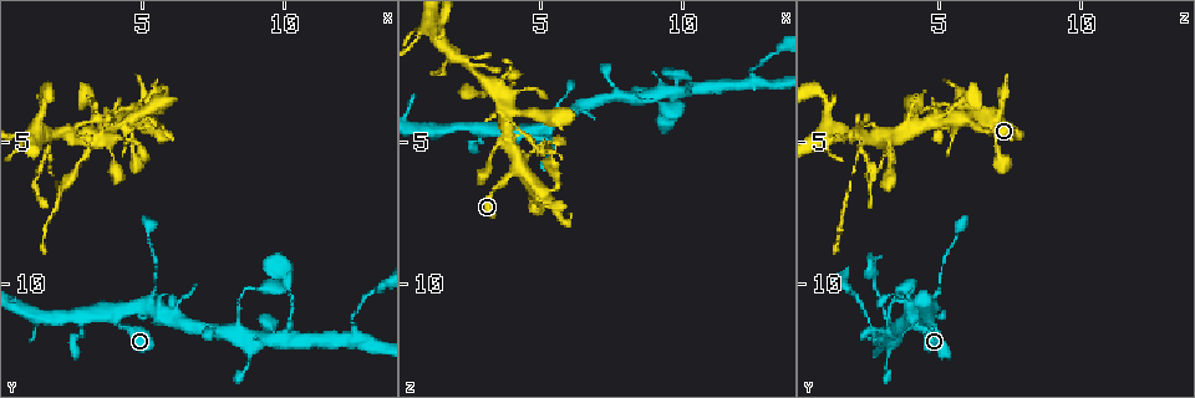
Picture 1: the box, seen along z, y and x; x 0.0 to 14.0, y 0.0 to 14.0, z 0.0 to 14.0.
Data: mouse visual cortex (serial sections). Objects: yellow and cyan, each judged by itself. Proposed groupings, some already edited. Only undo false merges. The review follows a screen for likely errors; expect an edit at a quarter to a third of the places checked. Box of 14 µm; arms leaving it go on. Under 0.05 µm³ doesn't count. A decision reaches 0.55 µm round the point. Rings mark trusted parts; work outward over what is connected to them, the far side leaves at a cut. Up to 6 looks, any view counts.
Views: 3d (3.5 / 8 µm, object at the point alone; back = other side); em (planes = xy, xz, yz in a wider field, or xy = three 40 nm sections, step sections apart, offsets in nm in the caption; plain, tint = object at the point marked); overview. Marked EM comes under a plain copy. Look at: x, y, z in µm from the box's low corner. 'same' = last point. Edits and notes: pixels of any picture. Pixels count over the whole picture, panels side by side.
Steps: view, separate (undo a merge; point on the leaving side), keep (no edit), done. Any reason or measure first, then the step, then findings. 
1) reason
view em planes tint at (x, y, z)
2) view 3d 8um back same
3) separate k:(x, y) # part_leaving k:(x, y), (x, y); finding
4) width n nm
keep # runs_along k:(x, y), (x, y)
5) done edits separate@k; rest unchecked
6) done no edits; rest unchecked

thin arm on a thick one
view 3d 3.5um at (5.4, 10.7, 4.7)

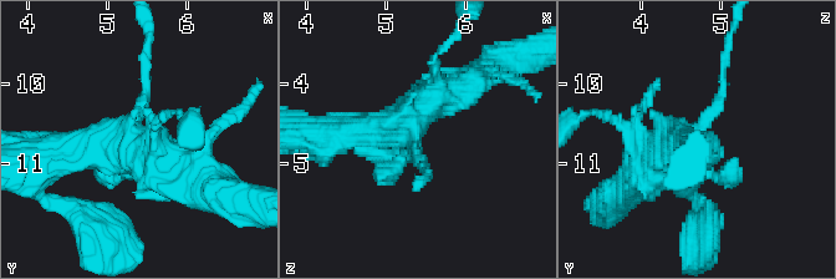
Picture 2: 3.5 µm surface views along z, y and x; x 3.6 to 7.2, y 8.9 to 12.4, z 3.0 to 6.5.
shape alone is not enough
view em xy step 2 tint at (5.35, 10.65, 4.70)

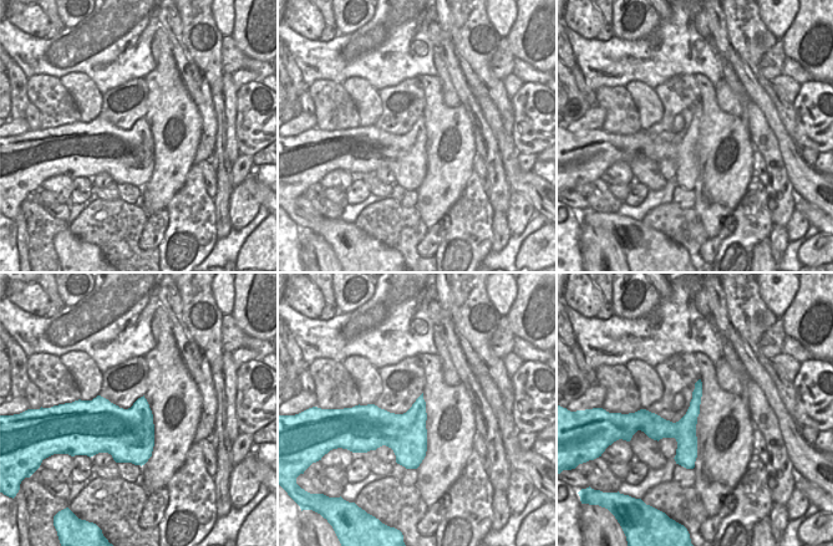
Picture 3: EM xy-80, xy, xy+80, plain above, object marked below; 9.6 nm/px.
view em planes tint same

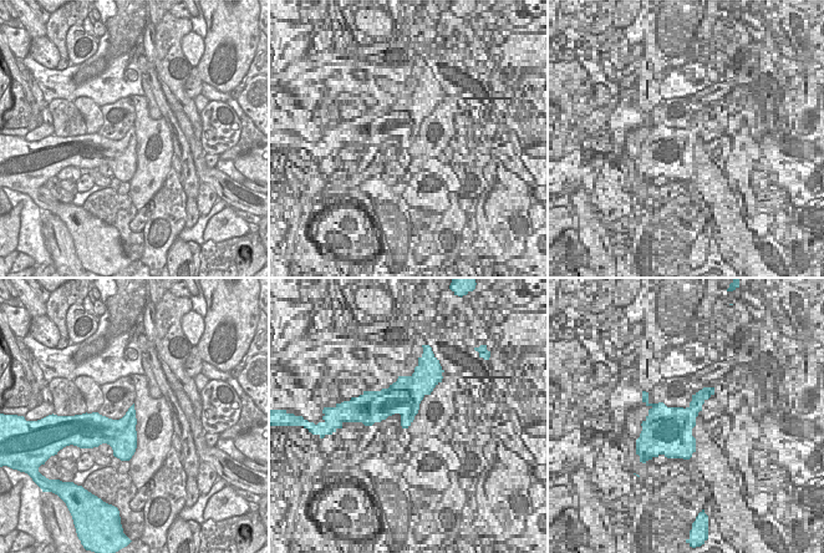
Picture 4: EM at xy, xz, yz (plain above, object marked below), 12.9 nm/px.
keep # runs_along 2:(326, 136), (383, 130), (472, 81); continuous, no second cell

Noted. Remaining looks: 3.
three arms meet
view 3d 3.5um at (2.0, 4.7, 2.1)

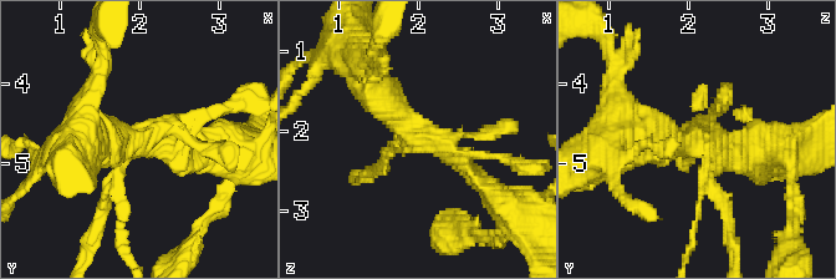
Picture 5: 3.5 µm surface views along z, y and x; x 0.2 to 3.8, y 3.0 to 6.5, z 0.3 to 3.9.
now the EM
view em planes tint at (1.95, 4.70, 2.10)

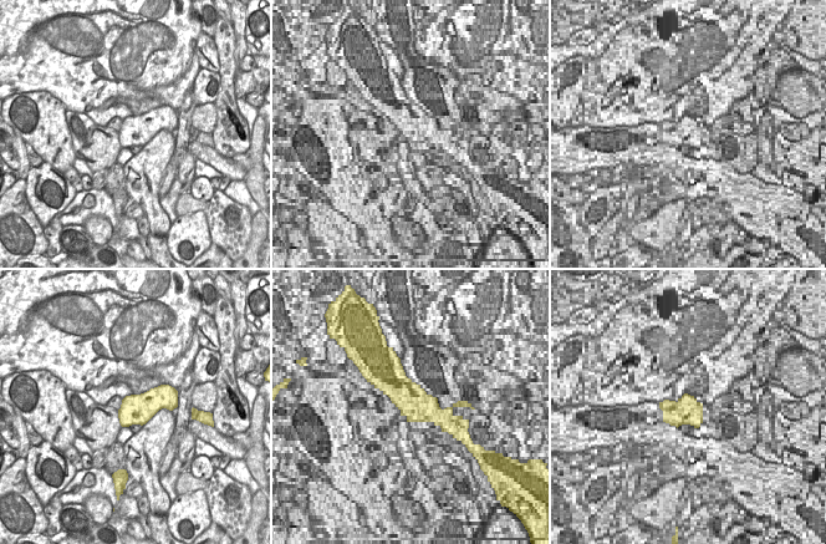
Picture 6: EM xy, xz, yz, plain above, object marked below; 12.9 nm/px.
separate 5:(121, 233) # part_leaving 5:(116, 183), (111, 198), (127, 260); a second cell is stuck on

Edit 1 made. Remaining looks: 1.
done edits separate@5; rest unchecked

